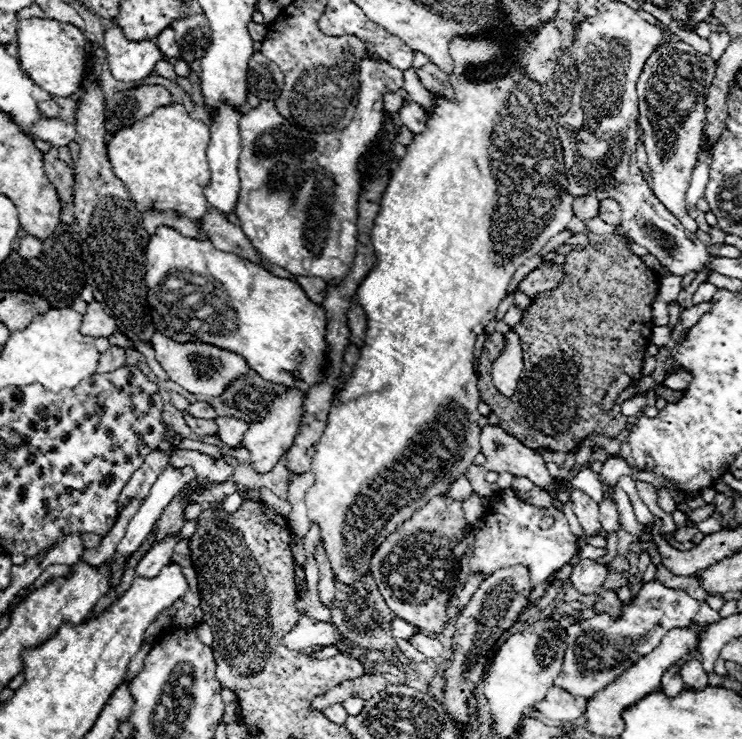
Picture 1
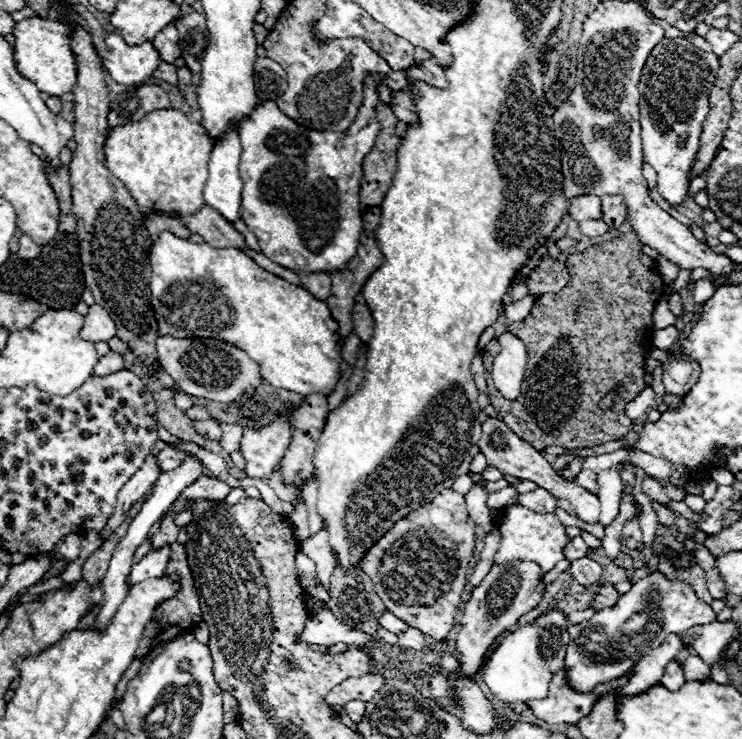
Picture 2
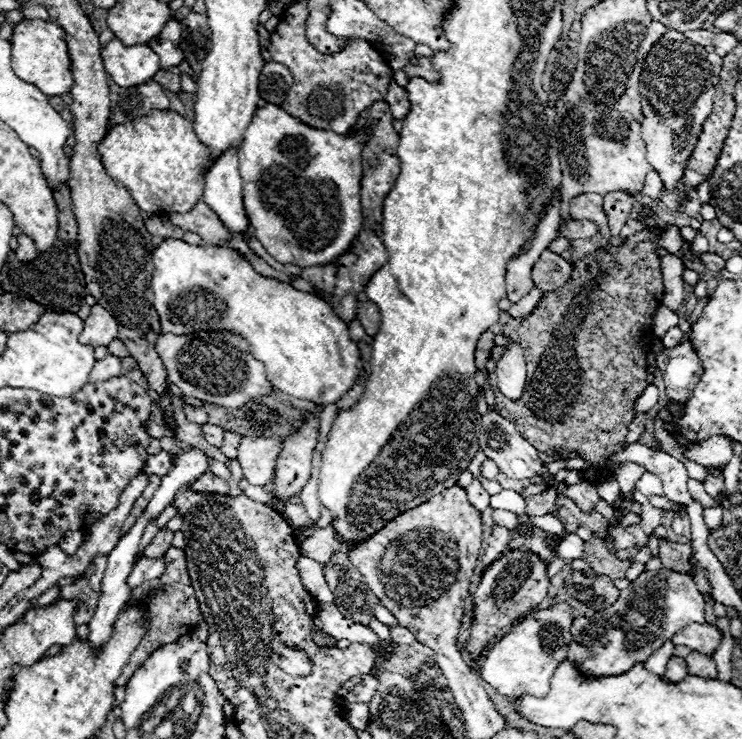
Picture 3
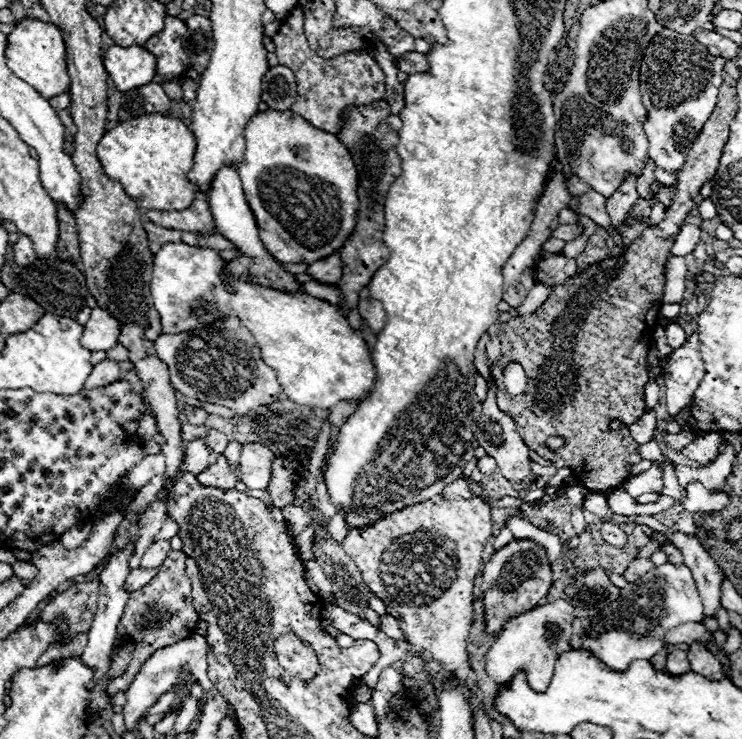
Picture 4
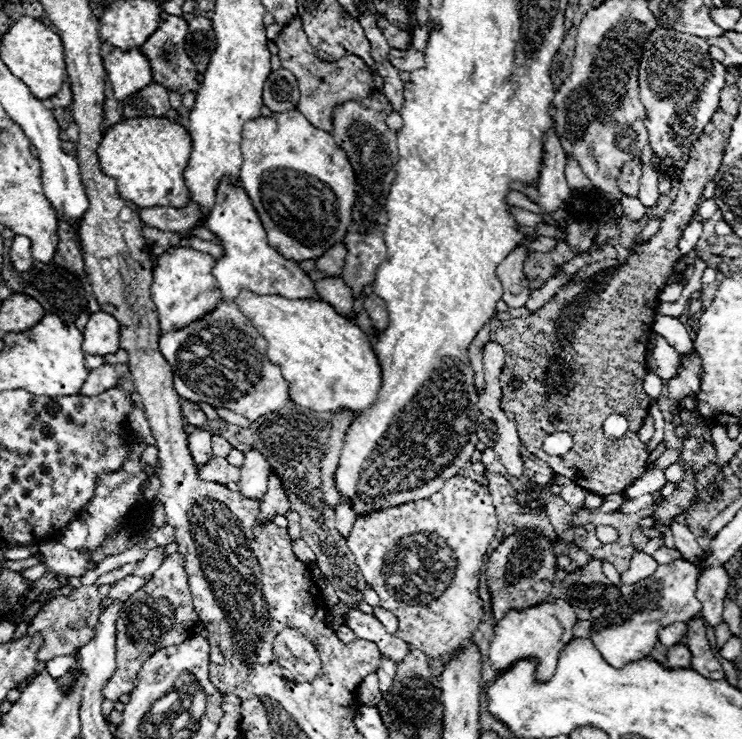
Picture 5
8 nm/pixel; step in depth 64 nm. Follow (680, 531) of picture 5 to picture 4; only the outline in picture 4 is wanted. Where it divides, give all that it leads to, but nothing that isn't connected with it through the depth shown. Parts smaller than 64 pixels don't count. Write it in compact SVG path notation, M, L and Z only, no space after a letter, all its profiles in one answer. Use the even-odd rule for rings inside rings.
M676 532L674 534L674 546L682 550L684 556L684 564L690 566L694 580L696 580L696 588L698 594L704 602L704 612L714 614L720 608L720 582L722 582L722 568L718 568L718 564L714 562L714 558L702 548L702 544L688 534Z

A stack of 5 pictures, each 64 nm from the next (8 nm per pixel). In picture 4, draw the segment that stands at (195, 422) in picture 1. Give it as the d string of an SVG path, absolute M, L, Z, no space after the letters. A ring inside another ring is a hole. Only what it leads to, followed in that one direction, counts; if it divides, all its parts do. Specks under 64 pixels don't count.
M214 428L208 430L208 438L206 440L208 440L208 446L212 448L212 452L216 452L216 454L222 454L226 444L228 444L226 434L222 434L220 430L214 430Z

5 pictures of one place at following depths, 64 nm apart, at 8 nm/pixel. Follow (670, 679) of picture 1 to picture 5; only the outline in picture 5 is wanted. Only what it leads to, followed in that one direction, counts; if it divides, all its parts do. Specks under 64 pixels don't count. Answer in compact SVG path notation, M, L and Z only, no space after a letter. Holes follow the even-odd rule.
M674 644L668 648L668 664L666 668L684 668L688 670L690 668L690 650L684 646L684 644Z

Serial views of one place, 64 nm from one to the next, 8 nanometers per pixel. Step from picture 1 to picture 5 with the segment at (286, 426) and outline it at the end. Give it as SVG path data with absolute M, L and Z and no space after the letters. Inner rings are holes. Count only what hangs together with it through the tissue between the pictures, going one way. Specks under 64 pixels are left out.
M260 450L244 452L244 464L240 468L240 488L246 498L260 498L266 492L270 476L270 462Z

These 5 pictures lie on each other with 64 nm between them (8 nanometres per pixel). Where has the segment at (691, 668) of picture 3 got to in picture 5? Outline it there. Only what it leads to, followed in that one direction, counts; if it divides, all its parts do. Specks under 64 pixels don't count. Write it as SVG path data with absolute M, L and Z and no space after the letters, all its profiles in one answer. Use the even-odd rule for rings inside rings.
M696 616L694 620L690 620L688 626L690 626L690 632L686 636L686 644L688 644L688 650L692 654L692 658L690 658L692 666L690 668L708 680L722 680L724 670L722 670L718 658L714 656L714 652L710 650L702 616Z

